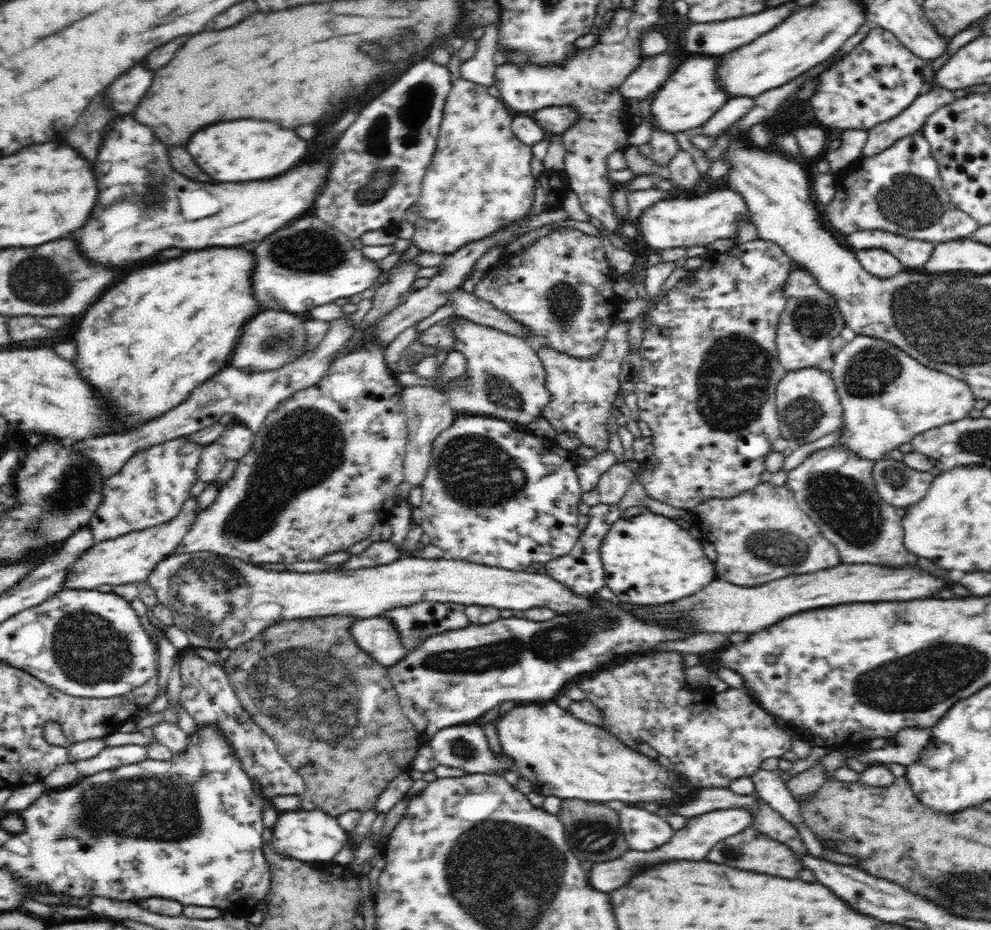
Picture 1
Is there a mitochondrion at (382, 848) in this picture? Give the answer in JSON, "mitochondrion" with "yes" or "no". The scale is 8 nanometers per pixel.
{"mitochondrion":"no"}

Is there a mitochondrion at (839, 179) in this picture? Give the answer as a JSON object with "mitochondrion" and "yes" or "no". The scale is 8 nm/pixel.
{"mitochondrion":"no"}

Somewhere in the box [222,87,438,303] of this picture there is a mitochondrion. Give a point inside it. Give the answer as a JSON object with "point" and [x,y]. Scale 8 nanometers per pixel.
{"point":[315,251]}

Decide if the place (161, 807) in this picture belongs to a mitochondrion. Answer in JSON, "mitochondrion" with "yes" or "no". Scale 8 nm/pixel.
{"mitochondrion":"yes"}

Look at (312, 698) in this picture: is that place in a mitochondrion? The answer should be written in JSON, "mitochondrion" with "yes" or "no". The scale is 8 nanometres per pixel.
{"mitochondrion":"yes"}

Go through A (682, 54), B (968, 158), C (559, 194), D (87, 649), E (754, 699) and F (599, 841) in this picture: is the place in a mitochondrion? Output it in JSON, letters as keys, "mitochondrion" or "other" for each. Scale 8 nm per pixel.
{"A":"other","B":"other","C":"other","D":"mitochondrion","E":"other","F":"mitochondrion"}

